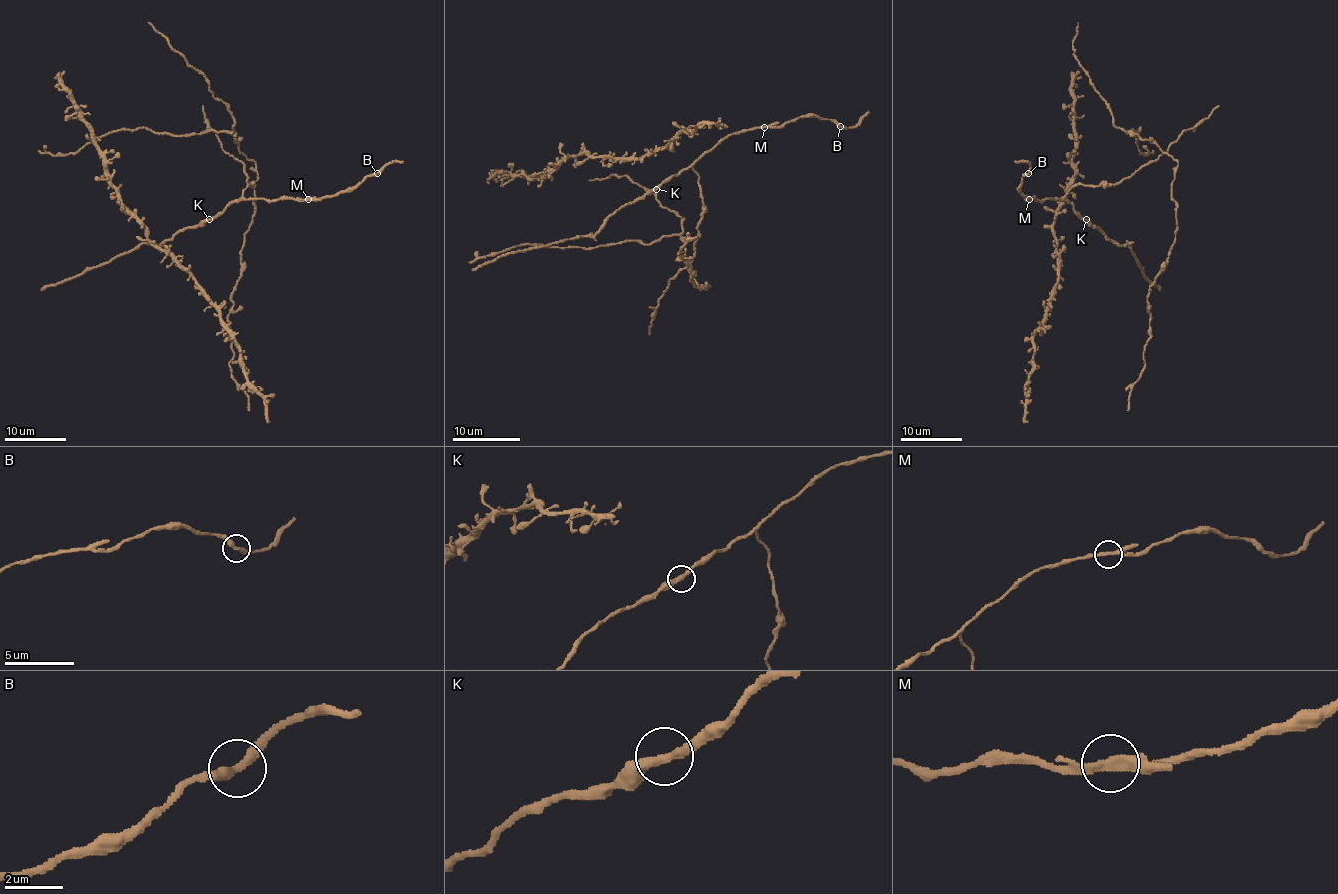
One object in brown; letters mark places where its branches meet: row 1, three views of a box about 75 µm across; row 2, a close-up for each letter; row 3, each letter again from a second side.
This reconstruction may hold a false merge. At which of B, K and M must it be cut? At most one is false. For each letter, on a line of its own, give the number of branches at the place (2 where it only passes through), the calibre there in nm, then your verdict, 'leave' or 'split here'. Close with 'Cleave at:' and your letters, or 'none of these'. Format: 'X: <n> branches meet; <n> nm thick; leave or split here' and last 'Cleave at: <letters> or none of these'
B: 2 branches meet; 340 nm thick; leave
K: 2 branches meet; 320 nm thick; leave
M: 2 branches meet; 320 nm thick; split here
Cleave at: M

